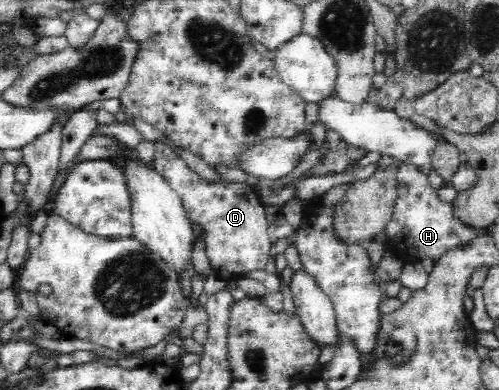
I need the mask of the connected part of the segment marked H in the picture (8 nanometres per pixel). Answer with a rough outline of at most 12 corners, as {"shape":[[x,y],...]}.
{"shape":[[402,163],[386,226],[395,251],[434,262],[467,245],[429,178]]}

